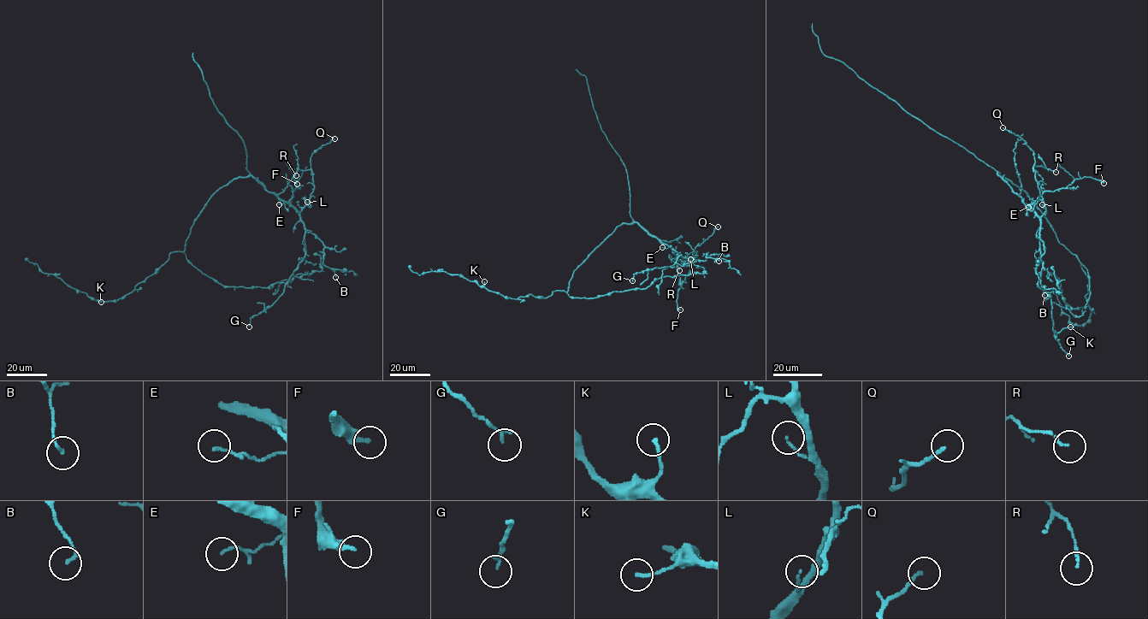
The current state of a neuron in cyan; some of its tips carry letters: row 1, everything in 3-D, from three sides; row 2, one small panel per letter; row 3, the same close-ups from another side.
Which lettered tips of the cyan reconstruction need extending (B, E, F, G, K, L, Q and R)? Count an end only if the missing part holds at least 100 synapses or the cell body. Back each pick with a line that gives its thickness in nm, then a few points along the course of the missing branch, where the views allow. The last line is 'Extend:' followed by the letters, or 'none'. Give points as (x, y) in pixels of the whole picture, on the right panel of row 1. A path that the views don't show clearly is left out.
Extend: none

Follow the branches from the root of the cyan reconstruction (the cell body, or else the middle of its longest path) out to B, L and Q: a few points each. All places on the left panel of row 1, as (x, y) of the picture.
B: (208, 201), (231, 180), (251, 175), (298, 213), (304, 226), (323, 244), (322, 263), (334, 270), (335, 277)
L: (208, 201), (231, 180), (251, 175), (267, 191), (288, 202), (299, 212), (307, 202)
Q: (208, 201), (231, 180), (251, 175), (267, 191), (299, 212), (314, 187), (310, 157), (334, 138)

